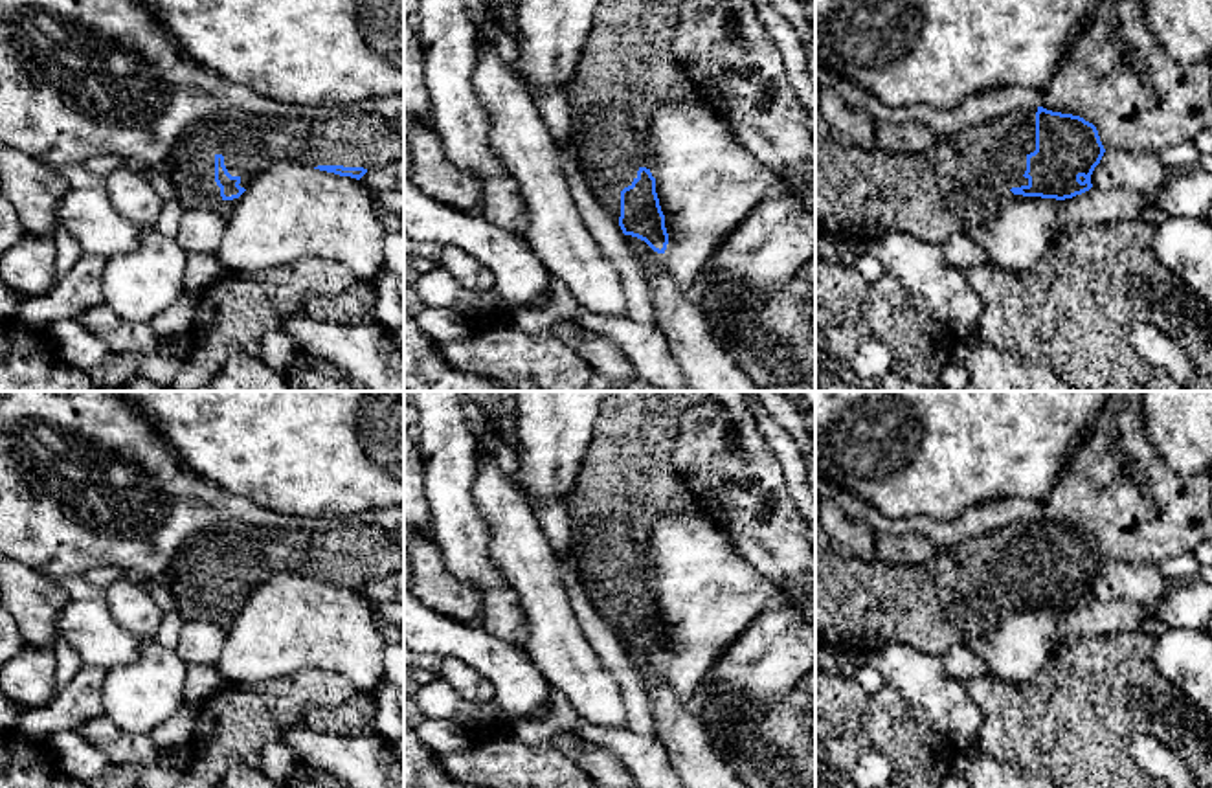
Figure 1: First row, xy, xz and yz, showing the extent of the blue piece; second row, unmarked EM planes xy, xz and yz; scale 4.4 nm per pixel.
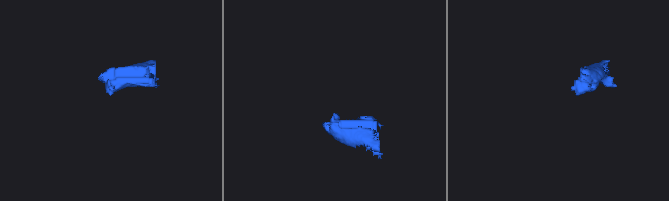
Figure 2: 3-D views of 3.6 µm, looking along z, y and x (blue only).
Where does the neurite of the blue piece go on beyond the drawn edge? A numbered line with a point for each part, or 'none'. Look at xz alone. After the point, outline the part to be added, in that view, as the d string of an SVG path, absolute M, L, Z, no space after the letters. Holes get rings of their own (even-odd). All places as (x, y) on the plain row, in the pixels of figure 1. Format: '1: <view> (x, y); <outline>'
1: xz (627, 484); M604 391L577 485L566 498L571 562L602 619L619 636L621 602L646 579L656 588L652 529L672 514L707 516L672 463L678 417L709 391Z

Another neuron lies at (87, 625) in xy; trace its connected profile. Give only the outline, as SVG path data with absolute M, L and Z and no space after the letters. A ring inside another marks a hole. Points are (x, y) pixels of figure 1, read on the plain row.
M105 599L70 601L59 612L57 636L75 650L83 665L105 670L136 659L143 641L112 617Z

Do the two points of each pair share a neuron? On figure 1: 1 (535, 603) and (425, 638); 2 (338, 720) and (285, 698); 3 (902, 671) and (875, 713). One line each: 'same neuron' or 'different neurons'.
1: different neurons
2: different neurons
3: different neurons

